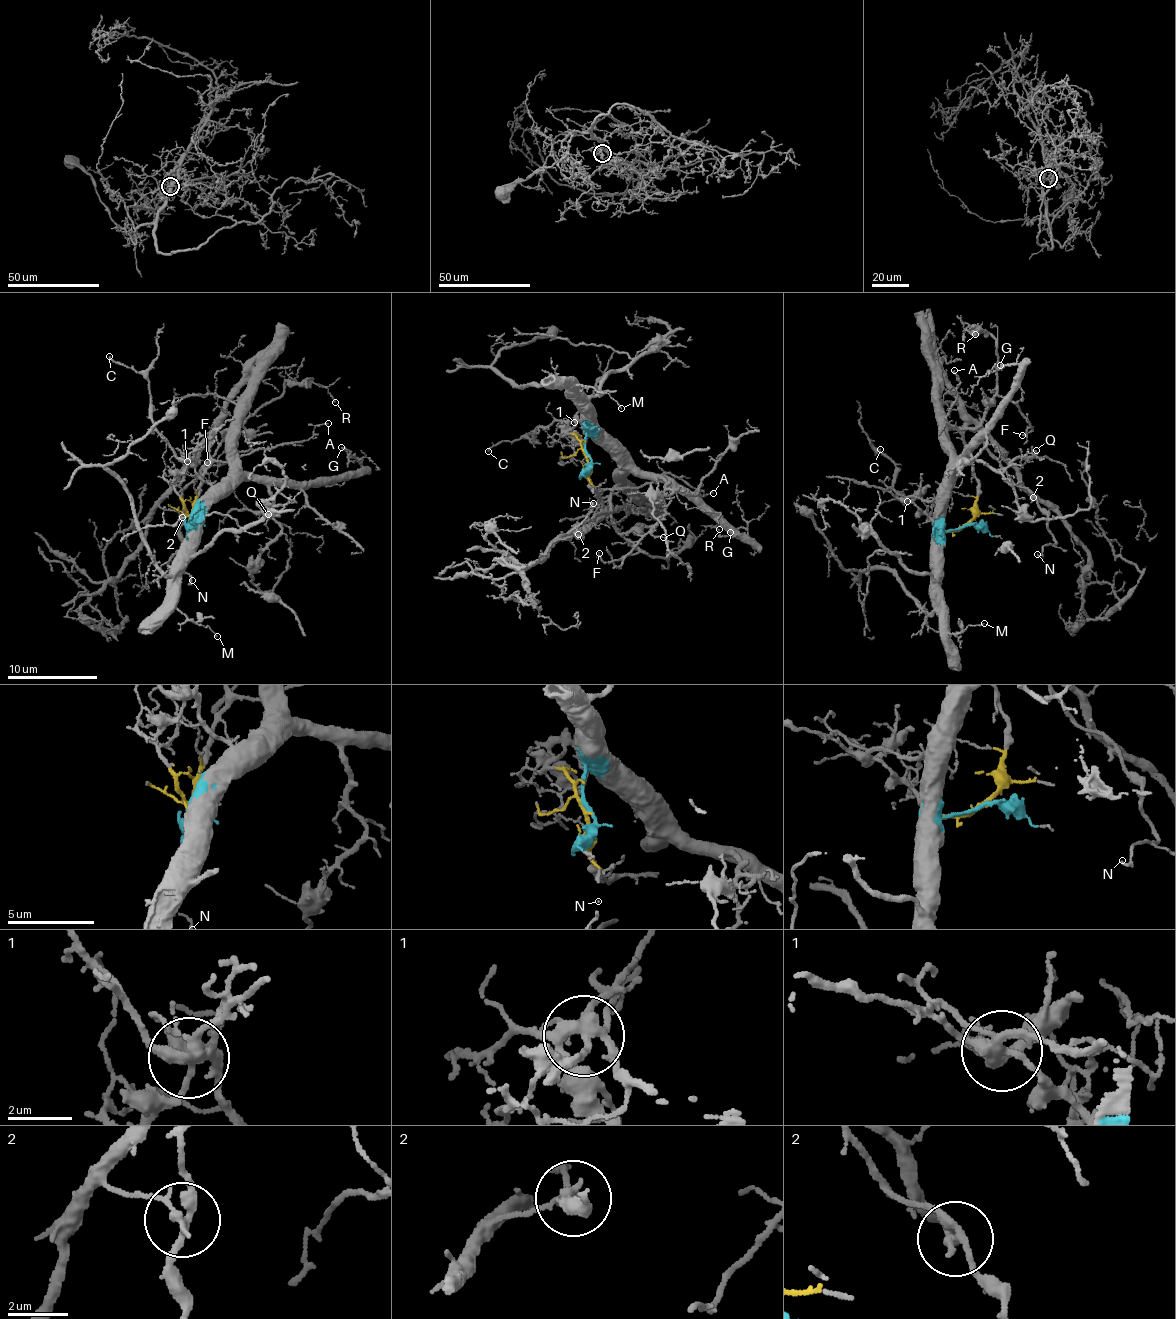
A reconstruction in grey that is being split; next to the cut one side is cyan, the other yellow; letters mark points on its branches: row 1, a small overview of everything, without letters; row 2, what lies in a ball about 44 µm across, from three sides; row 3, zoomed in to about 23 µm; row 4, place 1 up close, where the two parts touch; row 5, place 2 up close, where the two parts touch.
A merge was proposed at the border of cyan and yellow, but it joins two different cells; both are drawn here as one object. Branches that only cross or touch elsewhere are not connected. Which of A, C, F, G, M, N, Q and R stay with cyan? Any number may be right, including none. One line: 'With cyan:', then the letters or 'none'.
With cyan: C, F, G, M, N, Q, R

